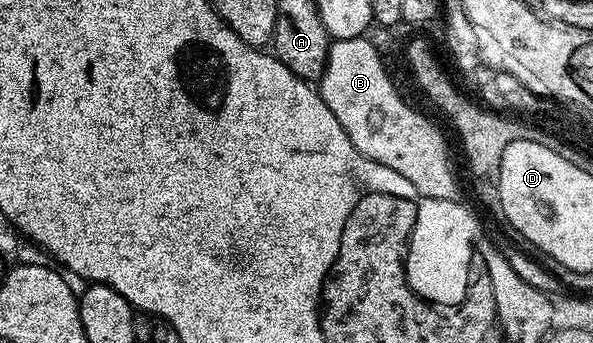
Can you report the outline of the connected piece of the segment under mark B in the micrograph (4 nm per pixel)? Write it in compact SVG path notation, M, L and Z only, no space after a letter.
M371 38L337 39L329 46L328 63L318 80L318 90L326 101L330 113L338 117L338 125L346 129L352 144L366 157L402 173L418 193L431 199L456 199L456 175L452 172L452 163L448 160L448 143L444 135L424 115L412 108L413 104L396 92L392 78L384 67L380 55L374 49Z

